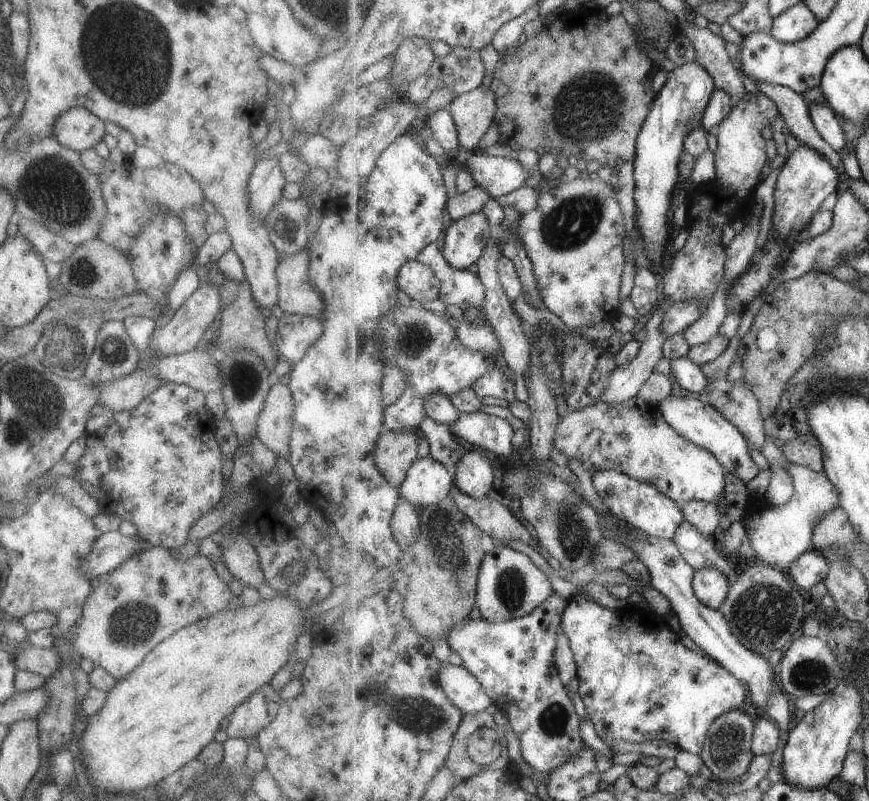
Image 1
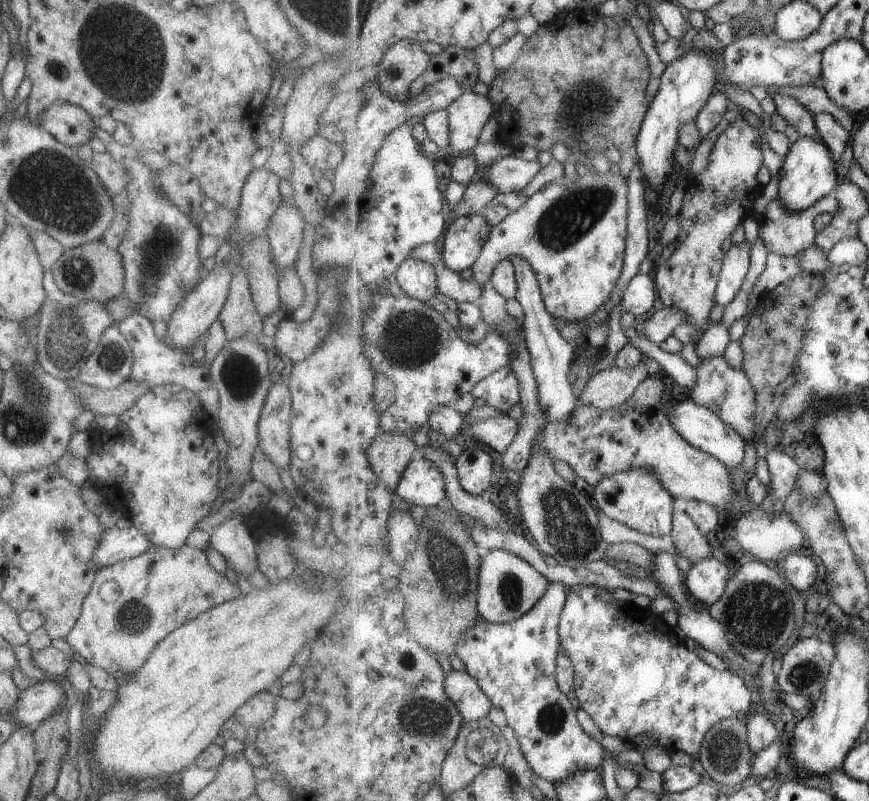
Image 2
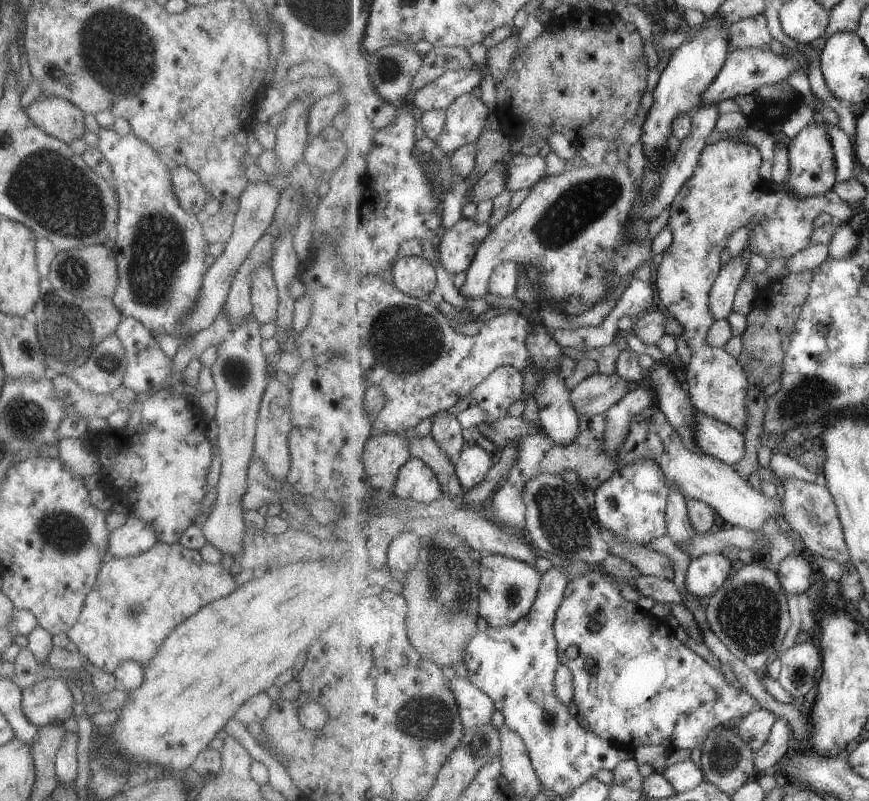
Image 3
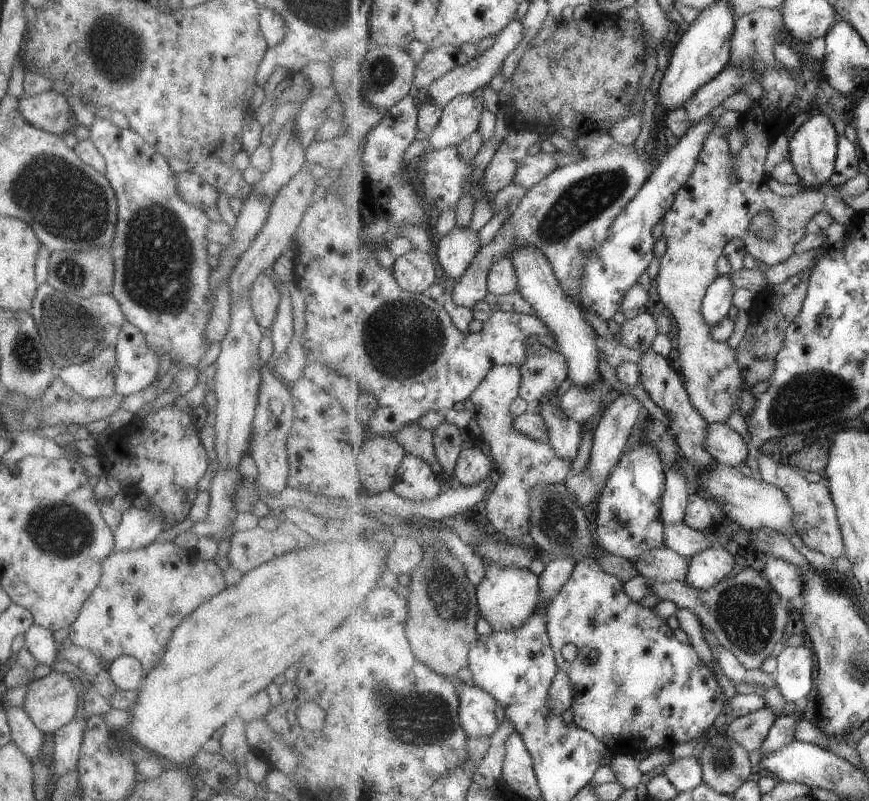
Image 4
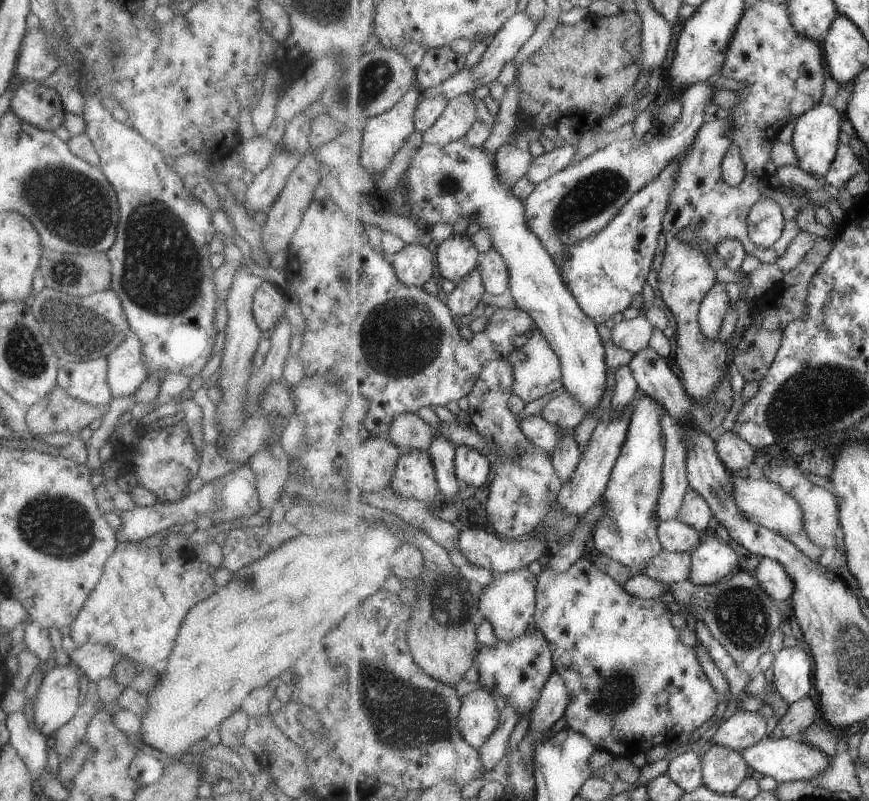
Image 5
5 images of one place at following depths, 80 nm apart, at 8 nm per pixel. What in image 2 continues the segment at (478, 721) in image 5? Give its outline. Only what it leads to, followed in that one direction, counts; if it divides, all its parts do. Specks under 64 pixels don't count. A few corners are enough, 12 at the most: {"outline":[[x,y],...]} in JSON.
{"outline":[[466,669],[451,671],[447,694],[464,723],[488,716],[492,699]]}

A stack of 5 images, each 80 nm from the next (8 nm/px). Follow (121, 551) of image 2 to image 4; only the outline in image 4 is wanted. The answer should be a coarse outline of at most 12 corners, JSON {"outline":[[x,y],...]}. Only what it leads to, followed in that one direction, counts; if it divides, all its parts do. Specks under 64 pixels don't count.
{"outline":[[131,505],[112,527],[114,552],[132,551],[161,536],[162,520]]}

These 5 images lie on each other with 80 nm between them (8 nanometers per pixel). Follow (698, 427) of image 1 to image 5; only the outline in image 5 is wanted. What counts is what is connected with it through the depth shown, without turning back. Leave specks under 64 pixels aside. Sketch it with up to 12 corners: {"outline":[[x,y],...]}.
{"outline":[[719,430],[714,441],[732,472],[753,465],[756,448],[737,433]]}

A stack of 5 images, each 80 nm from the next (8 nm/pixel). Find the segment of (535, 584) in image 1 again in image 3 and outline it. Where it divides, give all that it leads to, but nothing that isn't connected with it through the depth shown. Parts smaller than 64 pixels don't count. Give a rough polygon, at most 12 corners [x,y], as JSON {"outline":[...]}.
{"outline":[[483,555],[481,617],[511,627],[535,605],[542,573]]}

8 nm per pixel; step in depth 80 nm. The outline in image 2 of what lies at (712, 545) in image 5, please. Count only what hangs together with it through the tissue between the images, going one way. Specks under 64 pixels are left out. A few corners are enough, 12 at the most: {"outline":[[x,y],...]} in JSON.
{"outline":[[725,559],[692,564],[690,593],[710,608],[731,578]]}

